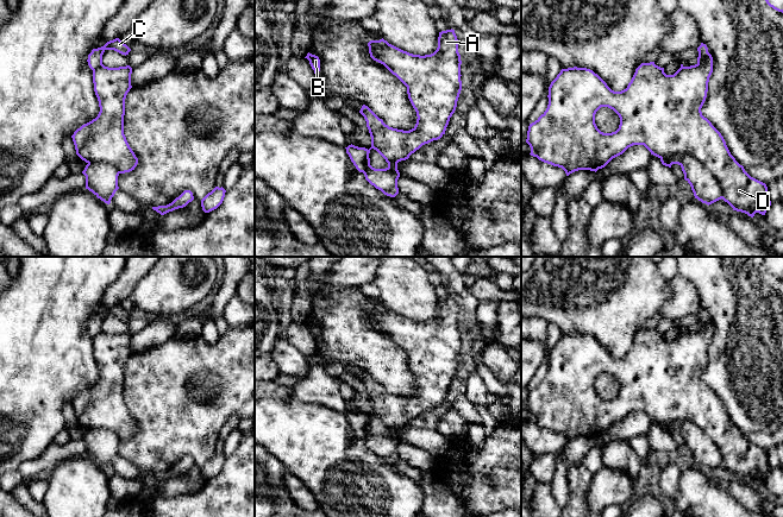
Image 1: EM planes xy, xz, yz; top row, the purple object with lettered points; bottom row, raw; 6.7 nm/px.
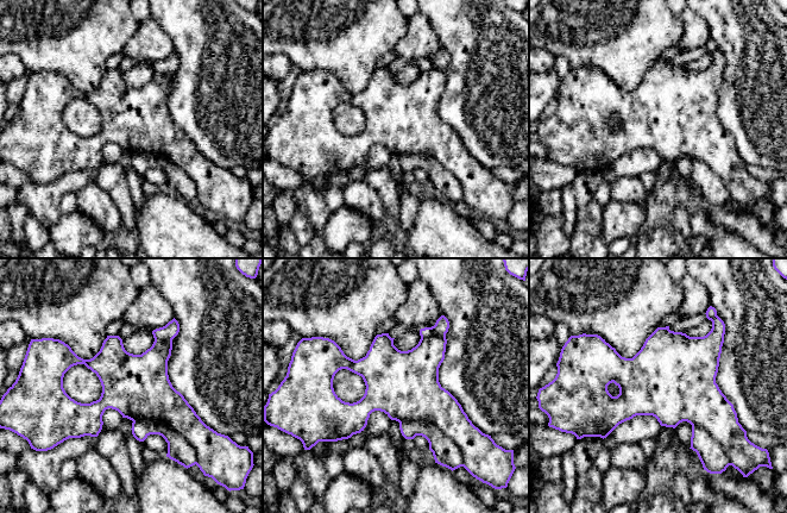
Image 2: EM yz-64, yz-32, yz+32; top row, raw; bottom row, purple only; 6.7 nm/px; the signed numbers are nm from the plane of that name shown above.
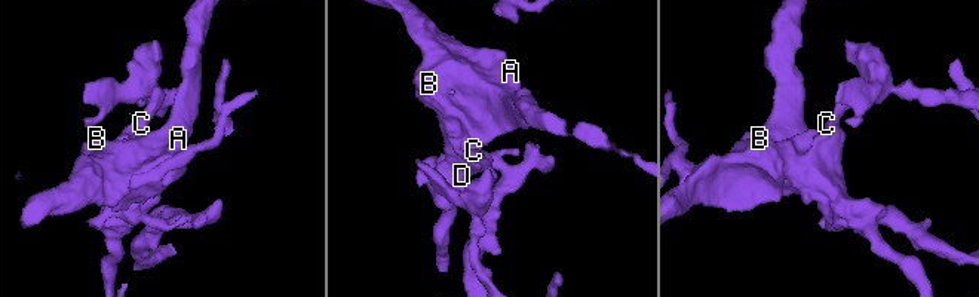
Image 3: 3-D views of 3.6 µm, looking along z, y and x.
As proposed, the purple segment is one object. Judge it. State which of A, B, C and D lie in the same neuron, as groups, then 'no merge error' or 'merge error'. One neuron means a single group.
groups A B D / C; merge error

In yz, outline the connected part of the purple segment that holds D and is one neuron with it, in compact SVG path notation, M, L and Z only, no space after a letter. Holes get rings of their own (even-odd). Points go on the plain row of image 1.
M709 319L702 330L681 333L674 341L666 341L664 334L654 328L641 329L627 354L614 358L590 335L562 335L549 353L546 377L528 392L526 409L531 414L530 421L562 434L566 442L578 436L596 439L633 411L644 411L658 424L689 421L715 443L722 466L733 477L751 484L756 479L765 481L771 472L766 450L745 437L731 421L721 399L702 382L712 339L713 323ZM601 373L608 373L619 382L620 391L615 398L603 399L597 395L595 380Z

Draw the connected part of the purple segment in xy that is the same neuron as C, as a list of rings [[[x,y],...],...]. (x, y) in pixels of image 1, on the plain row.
[[[119,304],[107,308],[104,313],[93,315],[88,321],[88,332],[92,336],[98,335],[102,330],[102,321],[106,316],[114,316],[121,321],[129,321],[131,315],[124,310]]]

